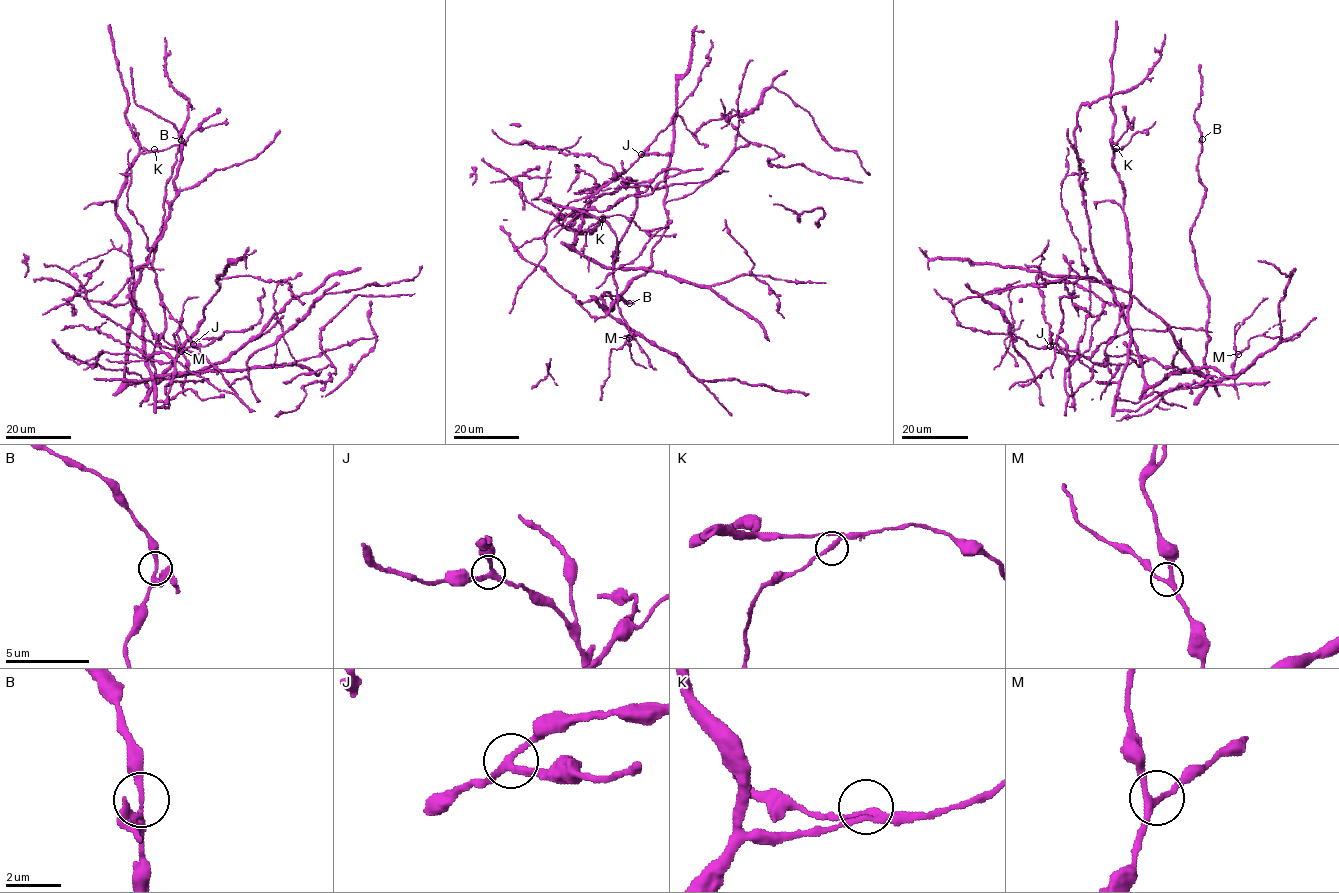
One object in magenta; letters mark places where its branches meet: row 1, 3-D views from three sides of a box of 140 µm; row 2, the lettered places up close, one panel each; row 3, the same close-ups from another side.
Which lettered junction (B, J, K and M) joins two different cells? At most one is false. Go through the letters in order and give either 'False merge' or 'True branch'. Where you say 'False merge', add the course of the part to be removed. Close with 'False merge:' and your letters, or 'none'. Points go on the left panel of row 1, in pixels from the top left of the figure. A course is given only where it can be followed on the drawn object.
B: True branch
J: True branch
K: True branch
M: True branch
False merge: none

